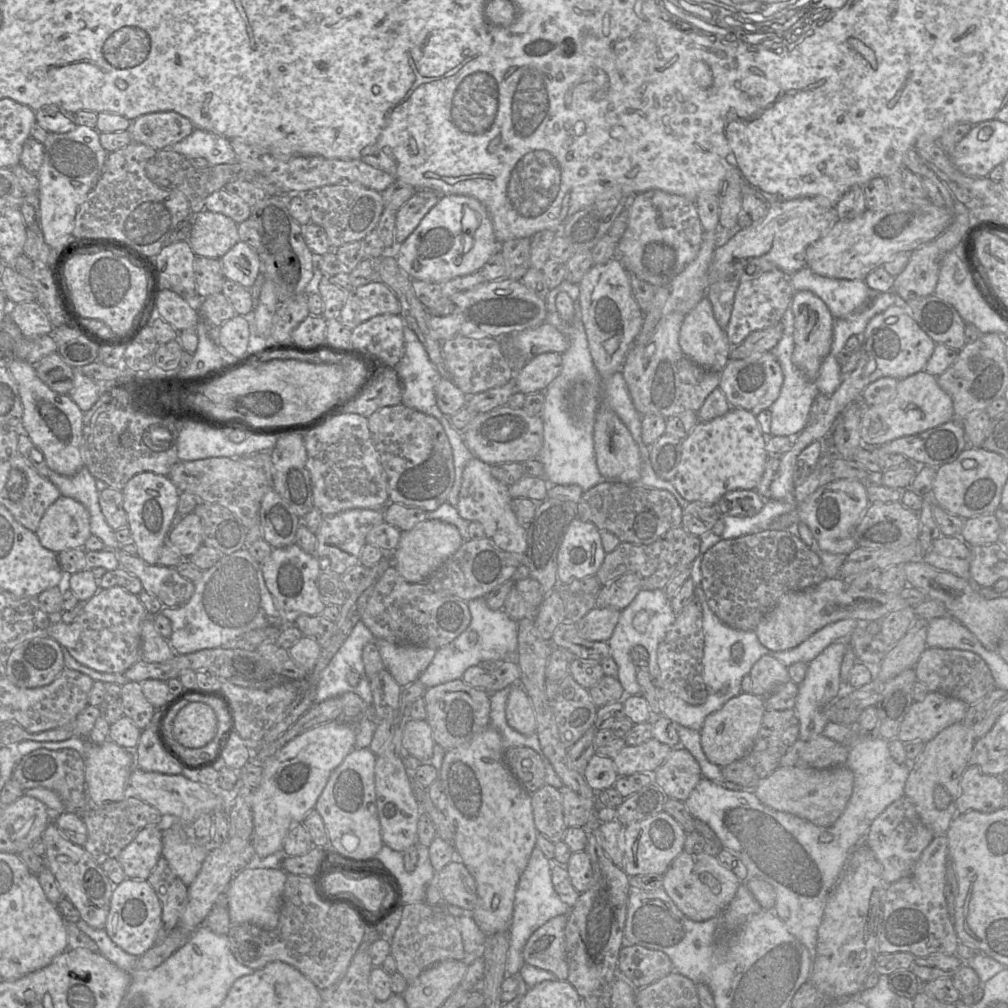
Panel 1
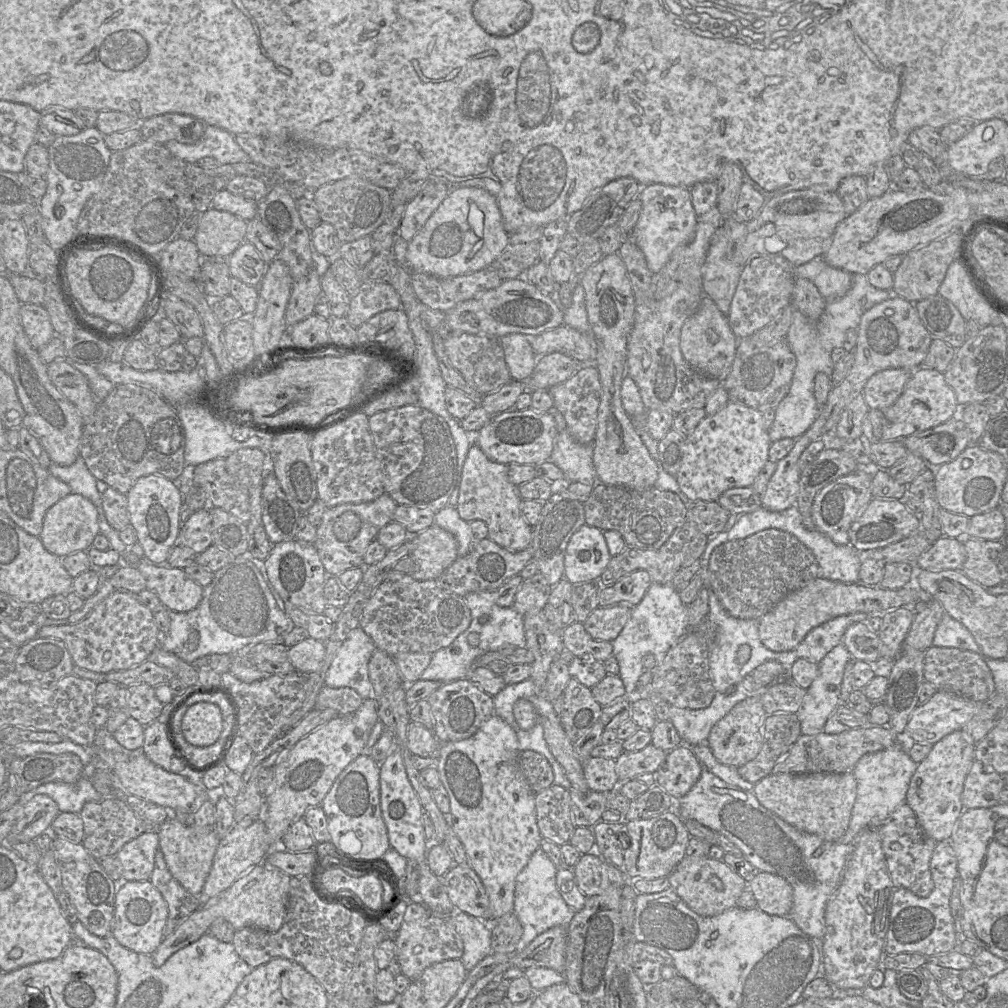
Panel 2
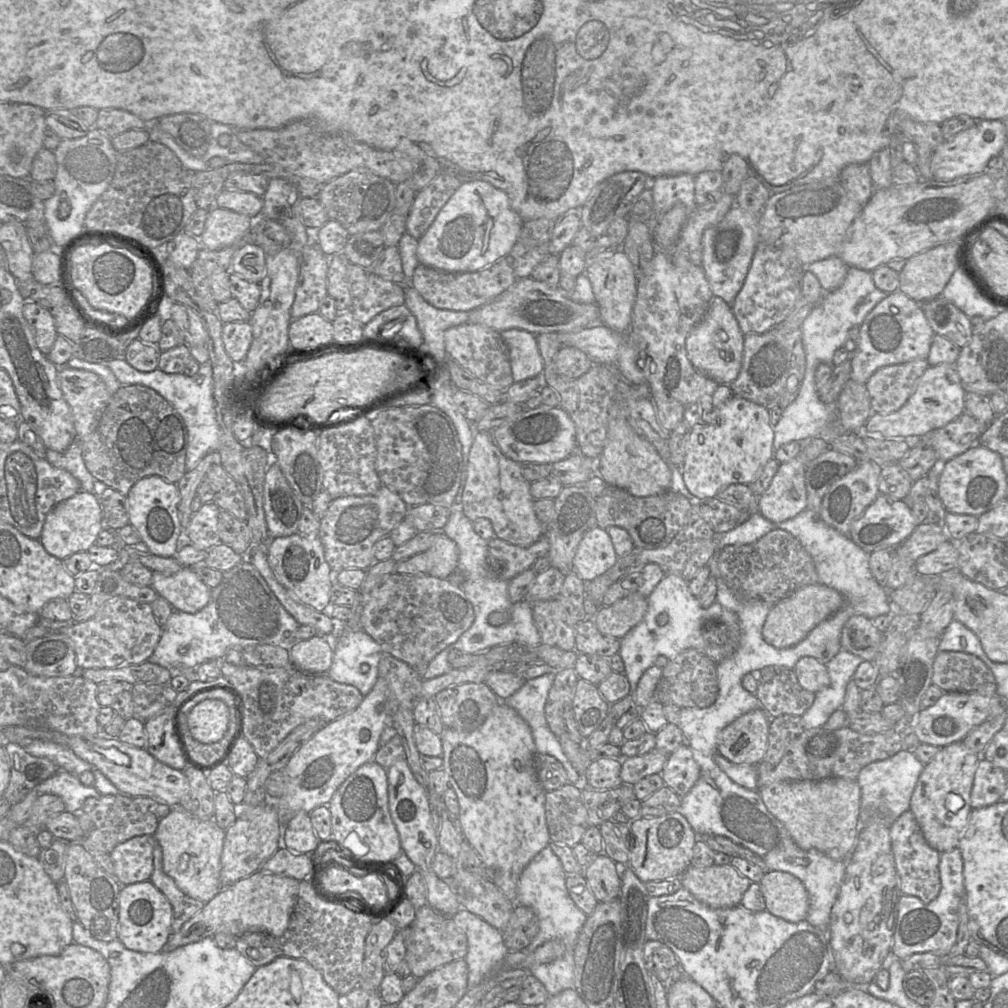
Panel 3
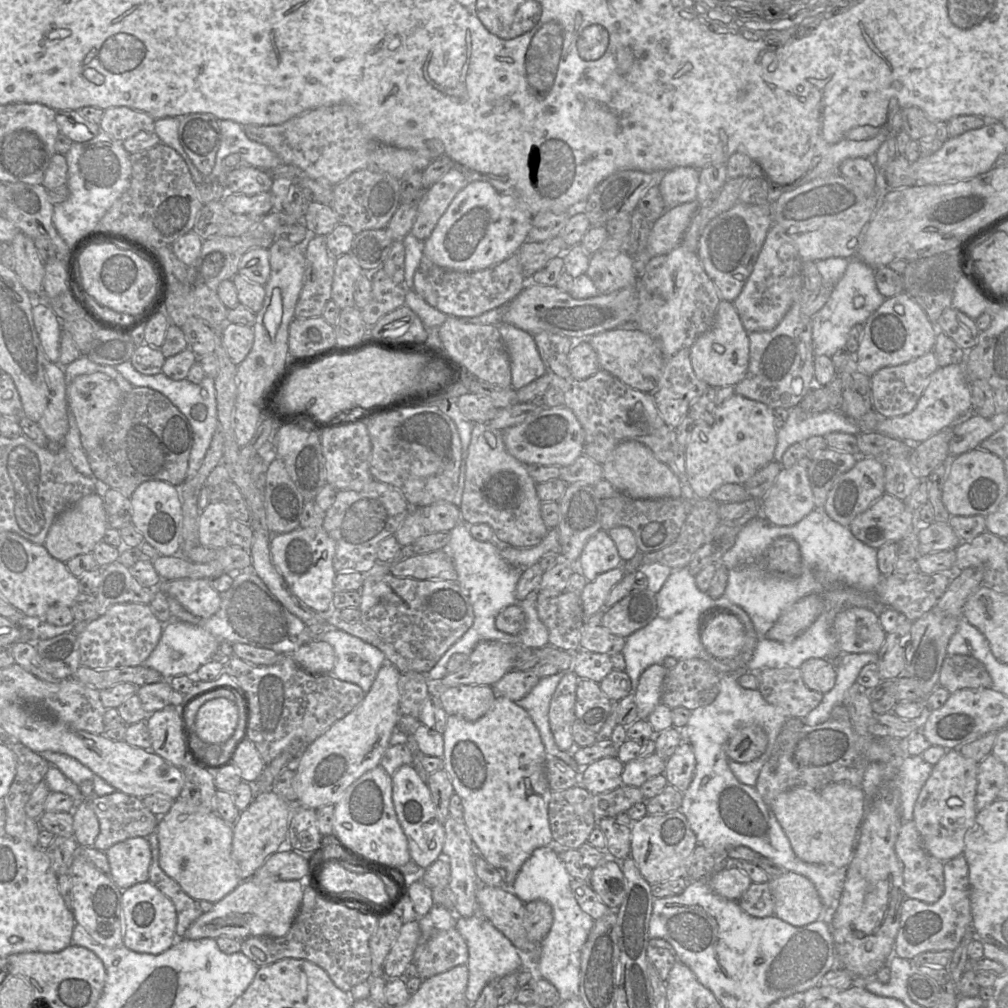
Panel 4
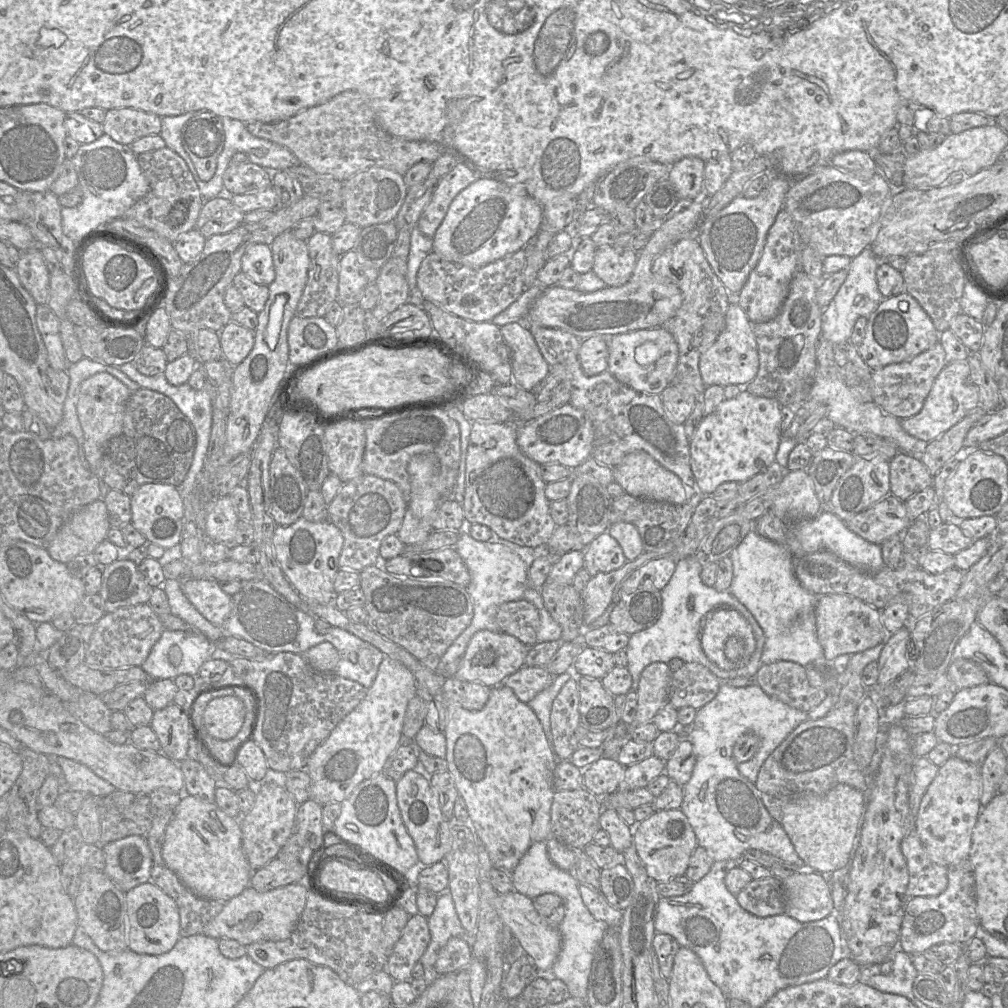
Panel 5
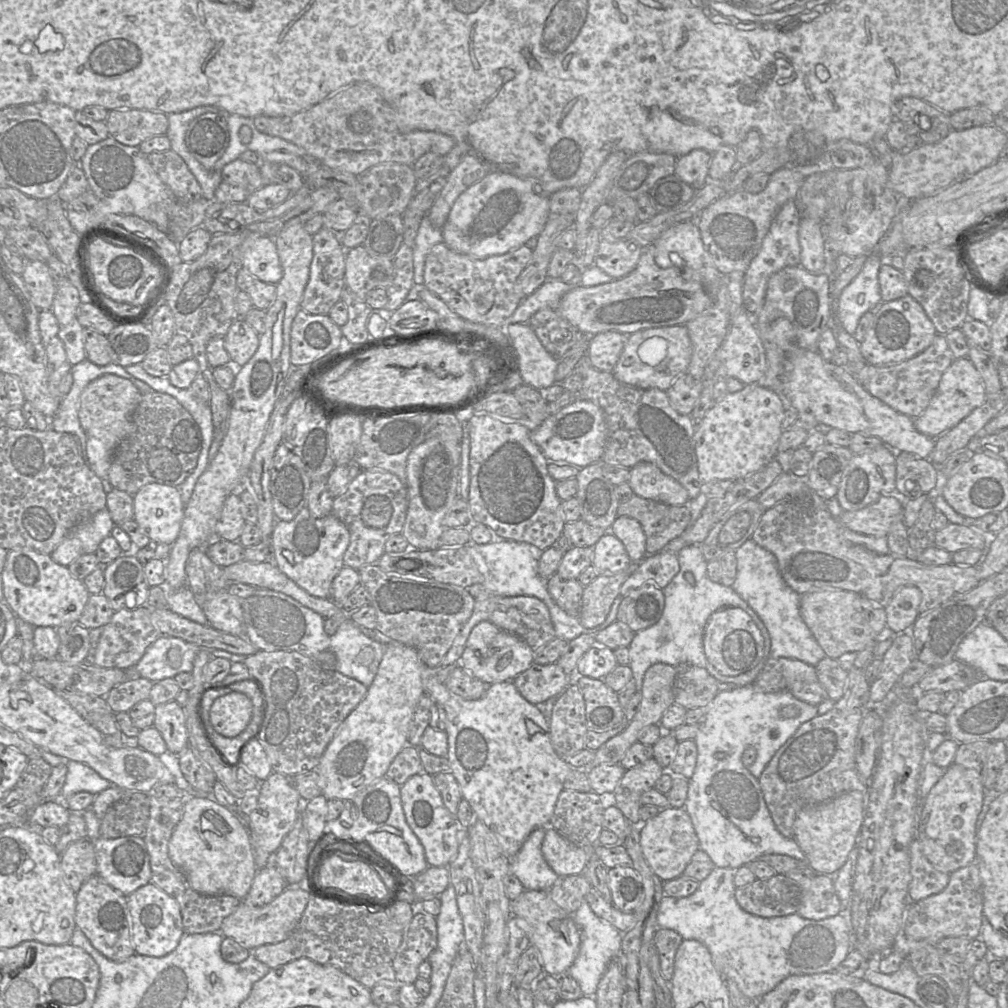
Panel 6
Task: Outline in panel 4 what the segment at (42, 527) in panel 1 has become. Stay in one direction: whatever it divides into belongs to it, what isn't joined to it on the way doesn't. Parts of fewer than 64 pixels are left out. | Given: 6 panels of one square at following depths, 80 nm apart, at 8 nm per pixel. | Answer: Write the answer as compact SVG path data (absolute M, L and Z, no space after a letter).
M96 493L89 494L57 516L43 546L52 557L65 563L77 555L92 553L108 527L103 498Z

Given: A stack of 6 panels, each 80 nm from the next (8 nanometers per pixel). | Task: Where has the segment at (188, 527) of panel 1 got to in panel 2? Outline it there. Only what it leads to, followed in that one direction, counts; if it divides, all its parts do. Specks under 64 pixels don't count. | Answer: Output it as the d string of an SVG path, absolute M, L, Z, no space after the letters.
M207 508L186 513L177 544L193 549L197 554L212 545L211 517Z

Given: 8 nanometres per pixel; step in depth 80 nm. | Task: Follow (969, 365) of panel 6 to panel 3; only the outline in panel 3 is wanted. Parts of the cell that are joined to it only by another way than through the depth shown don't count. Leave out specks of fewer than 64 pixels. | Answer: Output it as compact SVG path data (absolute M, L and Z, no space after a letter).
M955 364L929 366L920 378L917 388L908 401L896 412L873 413L863 432L882 438L921 438L928 432L942 428L965 412L965 394Z

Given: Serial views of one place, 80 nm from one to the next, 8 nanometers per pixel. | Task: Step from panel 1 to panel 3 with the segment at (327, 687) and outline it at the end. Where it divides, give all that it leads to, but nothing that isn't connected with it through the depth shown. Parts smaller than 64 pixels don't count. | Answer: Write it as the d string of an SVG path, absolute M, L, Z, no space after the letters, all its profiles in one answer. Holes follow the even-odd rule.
M363 629L339 632L334 638L333 661L327 675L335 682L356 687L366 696L379 677L382 653L381 646ZM362 664L369 665L369 672L361 672Z

